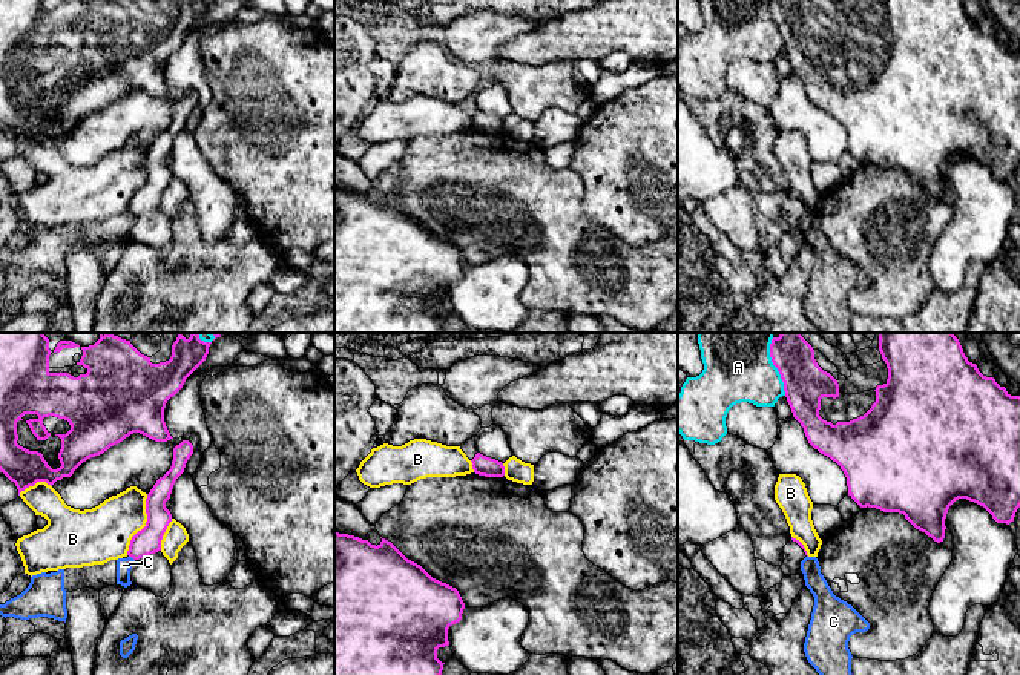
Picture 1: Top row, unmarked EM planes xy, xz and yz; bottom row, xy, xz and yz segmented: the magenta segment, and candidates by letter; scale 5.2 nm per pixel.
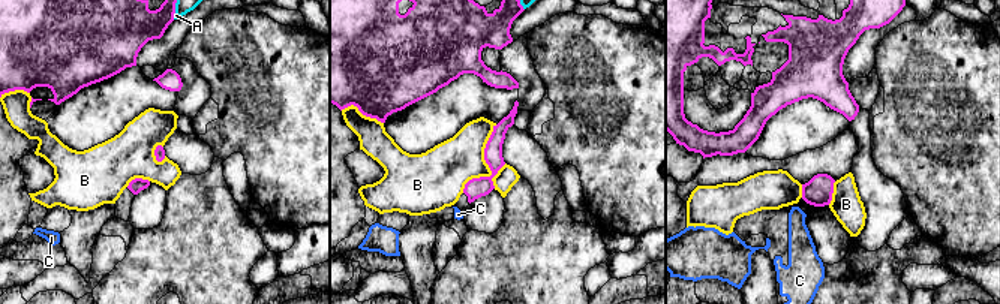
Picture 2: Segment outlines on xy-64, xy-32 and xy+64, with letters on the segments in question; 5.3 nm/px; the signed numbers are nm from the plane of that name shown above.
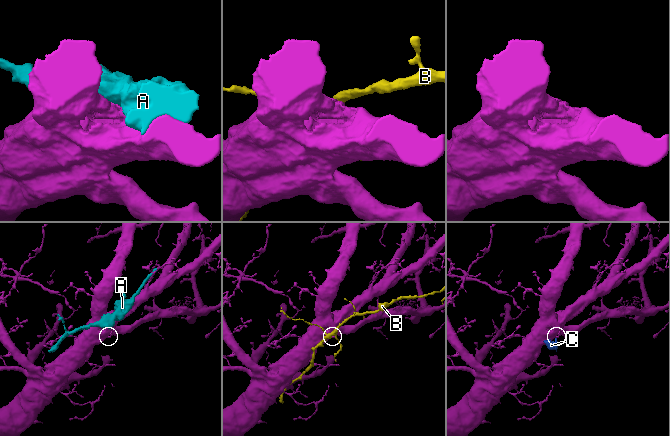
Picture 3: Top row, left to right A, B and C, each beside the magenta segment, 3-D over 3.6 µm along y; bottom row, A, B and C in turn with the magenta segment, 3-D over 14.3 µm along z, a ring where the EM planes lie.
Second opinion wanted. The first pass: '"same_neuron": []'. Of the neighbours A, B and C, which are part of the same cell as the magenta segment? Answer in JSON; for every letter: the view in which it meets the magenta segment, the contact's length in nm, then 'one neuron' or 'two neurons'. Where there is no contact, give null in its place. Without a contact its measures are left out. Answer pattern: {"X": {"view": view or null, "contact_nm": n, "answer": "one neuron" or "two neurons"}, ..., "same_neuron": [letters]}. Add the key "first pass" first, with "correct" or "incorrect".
{"first pass": "correct", "A": {"view": "yz", "contact_nm": 280, "answer": "two neurons"}, "B": {"view": "xy", "contact_nm": 340, "answer": "two neurons"}, "C": {"view": "xy", "contact_nm": 40, "answer": "two neurons"}, "same_neuron": []}

